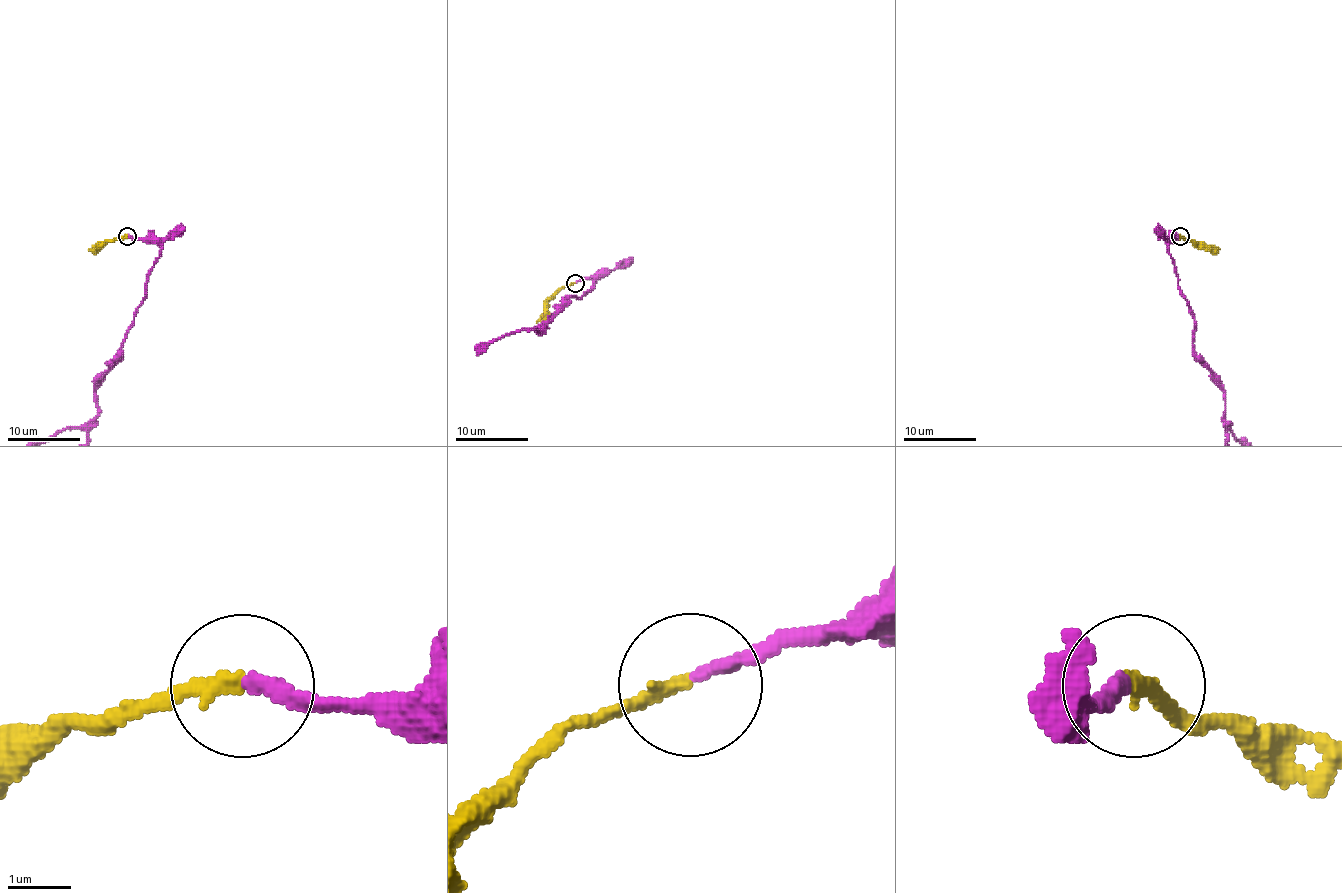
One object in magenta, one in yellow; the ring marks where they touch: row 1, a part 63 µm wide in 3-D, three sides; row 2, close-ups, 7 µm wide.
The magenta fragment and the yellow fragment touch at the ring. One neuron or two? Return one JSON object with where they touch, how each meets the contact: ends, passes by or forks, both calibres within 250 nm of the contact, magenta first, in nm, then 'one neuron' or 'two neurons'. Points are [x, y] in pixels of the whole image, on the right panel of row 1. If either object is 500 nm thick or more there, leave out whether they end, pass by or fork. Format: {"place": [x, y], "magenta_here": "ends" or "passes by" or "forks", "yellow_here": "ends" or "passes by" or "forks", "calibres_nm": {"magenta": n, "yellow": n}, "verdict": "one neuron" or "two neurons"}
{"place": [1180, 236], "magenta_here": "ends", "yellow_here": "ends", "calibres_nm": {"magenta": 220, "yellow": 240}, "verdict": "one neuron"}

